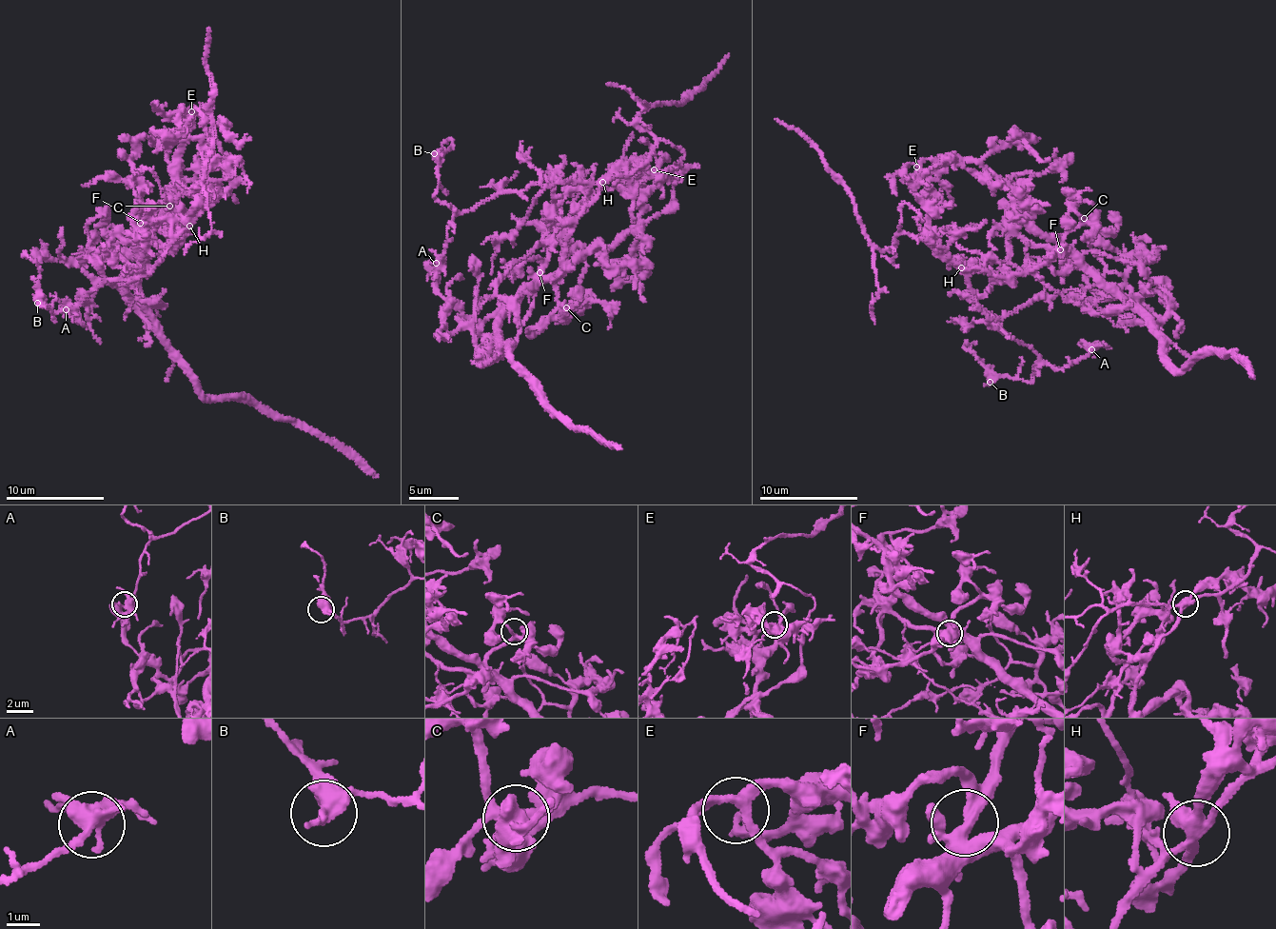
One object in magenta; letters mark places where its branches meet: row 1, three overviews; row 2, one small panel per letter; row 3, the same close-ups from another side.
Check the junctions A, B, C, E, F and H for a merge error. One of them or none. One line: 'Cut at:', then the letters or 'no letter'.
Cut at: H

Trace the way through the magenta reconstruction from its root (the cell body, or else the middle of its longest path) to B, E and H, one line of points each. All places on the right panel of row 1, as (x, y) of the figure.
B: (1065, 247), (1020, 273), (968, 268), (974, 302), (990, 325), (1039, 358), (1028, 382), (990, 382)
E: (1065, 247), (1050, 241), (1019, 213), (1016, 195), (976, 162), (929, 159), (916, 167)
H: (1065, 247), (1065, 250), (1042, 265), (1005, 276), (988, 275), (981, 269), (962, 268)

